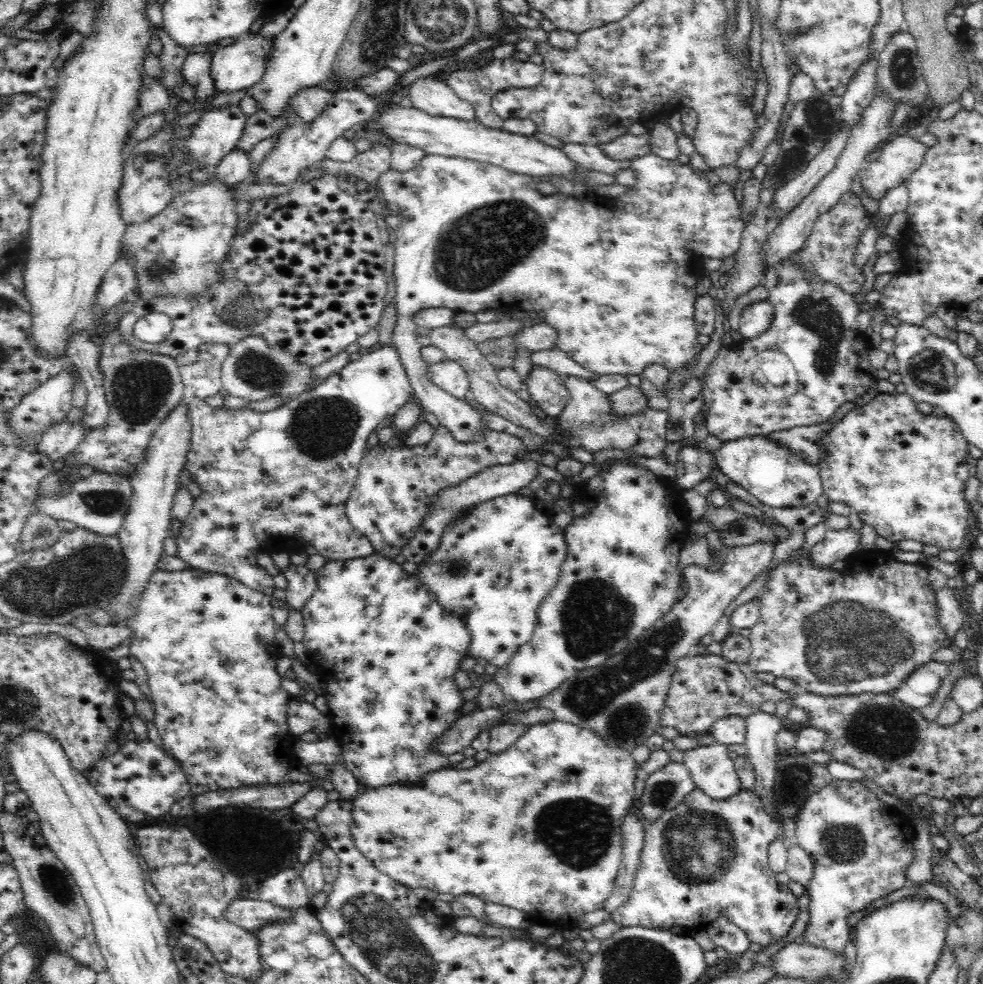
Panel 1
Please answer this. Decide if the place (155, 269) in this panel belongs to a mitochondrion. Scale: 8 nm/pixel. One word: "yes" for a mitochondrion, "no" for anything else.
yes

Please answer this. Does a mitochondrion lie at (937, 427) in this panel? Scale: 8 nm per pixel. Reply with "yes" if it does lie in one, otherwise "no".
no

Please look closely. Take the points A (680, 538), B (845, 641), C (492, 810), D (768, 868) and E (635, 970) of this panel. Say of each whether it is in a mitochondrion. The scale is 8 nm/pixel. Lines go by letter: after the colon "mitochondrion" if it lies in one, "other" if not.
A: other
B: mitochondrion
C: other
D: other
E: mitochondrion

